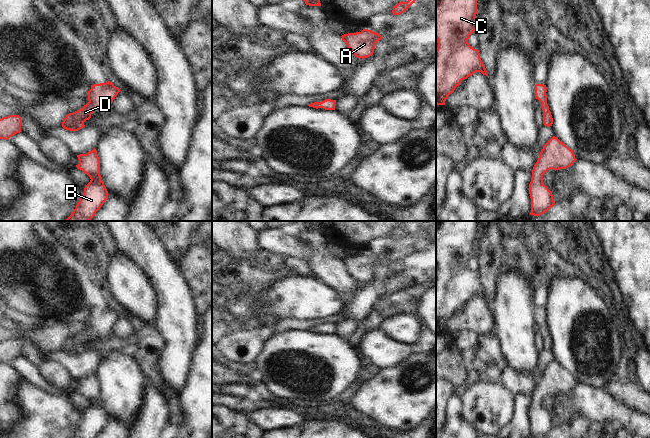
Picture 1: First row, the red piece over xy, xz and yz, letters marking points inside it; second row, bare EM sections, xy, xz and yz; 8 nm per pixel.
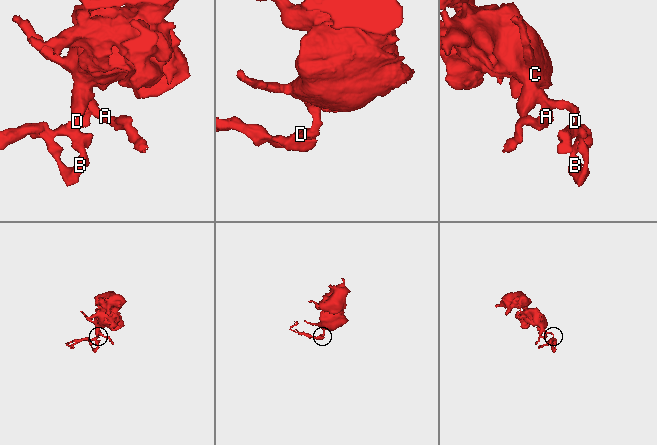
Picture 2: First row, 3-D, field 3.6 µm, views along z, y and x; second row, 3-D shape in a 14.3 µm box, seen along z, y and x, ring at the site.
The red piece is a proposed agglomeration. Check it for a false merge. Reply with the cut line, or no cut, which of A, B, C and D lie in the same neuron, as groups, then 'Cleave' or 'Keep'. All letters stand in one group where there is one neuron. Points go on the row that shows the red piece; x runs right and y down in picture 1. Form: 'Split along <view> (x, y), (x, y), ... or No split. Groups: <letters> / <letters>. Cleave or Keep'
No split. Groups: A B C D. Keep.

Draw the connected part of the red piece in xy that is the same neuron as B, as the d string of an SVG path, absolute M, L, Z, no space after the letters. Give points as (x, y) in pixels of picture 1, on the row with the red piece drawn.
M96 149L87 154L77 155L79 164L76 167L90 177L82 197L66 221L90 221L108 199L108 191L101 180L100 160Z

